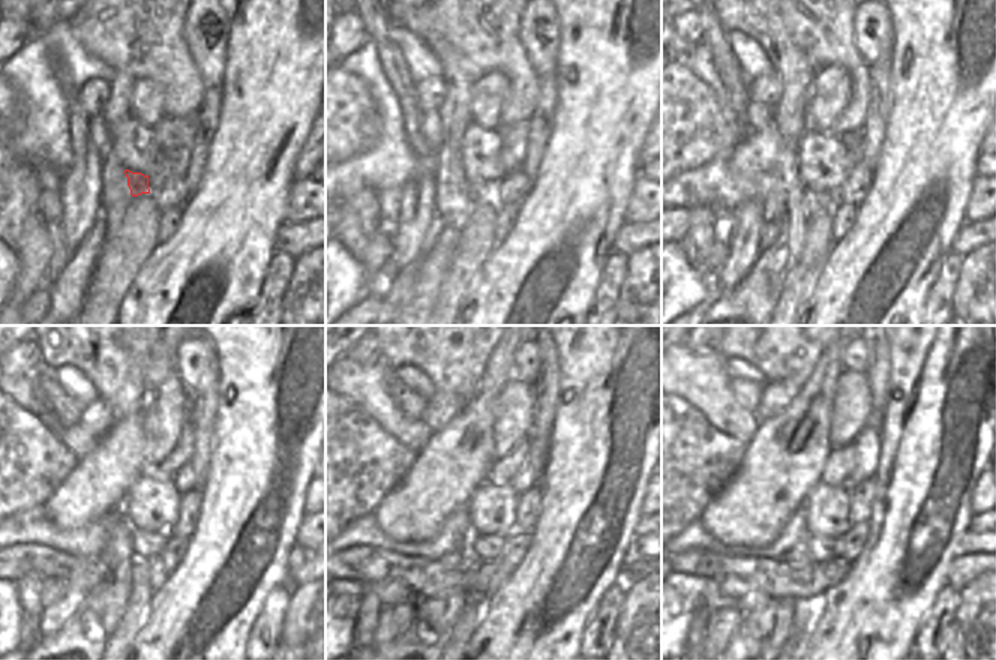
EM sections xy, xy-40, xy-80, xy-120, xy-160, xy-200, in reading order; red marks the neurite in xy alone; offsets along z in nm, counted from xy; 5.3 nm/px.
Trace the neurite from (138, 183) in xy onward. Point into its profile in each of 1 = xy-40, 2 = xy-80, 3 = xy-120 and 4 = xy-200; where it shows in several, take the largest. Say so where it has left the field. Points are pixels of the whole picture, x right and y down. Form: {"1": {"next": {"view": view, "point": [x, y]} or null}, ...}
{"1": {"next": {"view": "xy-40", "point": [479, 192]}}, "2": {"next": {"view": "xy-80", "point": [815, 203]}}, "3": {"next": {"view": "xy-120", "point": [146, 545]}}, "4": {"next": {"view": "xy-200", "point": [821, 548]}}}

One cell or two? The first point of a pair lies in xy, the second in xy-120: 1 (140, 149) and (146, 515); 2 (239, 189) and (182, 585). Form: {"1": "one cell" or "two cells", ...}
{"1": "one cell", "2": "one cell"}

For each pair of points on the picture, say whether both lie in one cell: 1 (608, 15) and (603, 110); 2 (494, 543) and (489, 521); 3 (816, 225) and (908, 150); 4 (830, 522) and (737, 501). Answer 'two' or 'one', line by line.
1: one
2: two
3: two
4: two

